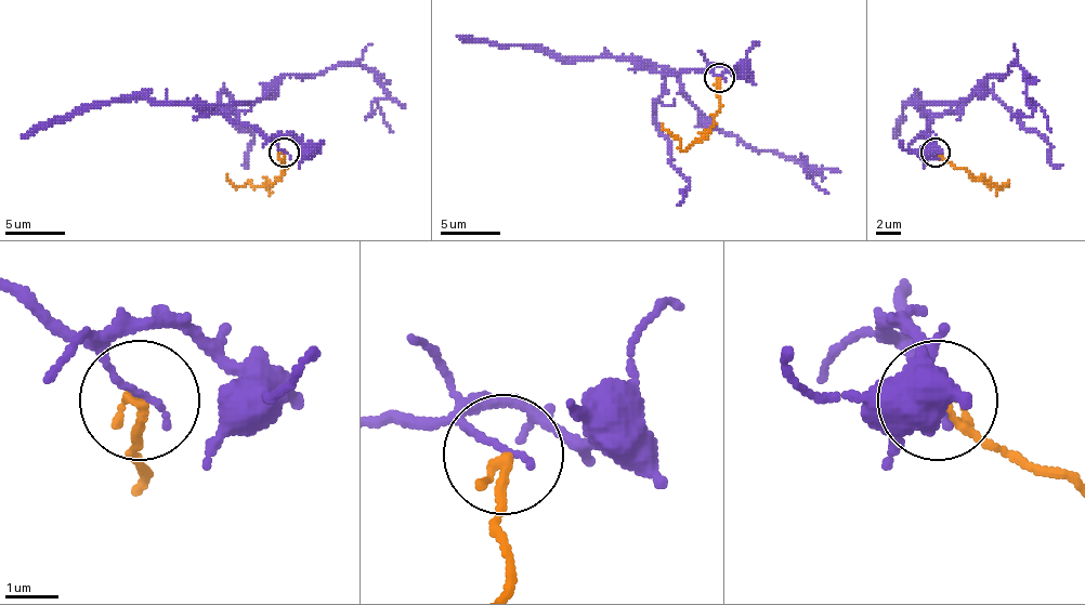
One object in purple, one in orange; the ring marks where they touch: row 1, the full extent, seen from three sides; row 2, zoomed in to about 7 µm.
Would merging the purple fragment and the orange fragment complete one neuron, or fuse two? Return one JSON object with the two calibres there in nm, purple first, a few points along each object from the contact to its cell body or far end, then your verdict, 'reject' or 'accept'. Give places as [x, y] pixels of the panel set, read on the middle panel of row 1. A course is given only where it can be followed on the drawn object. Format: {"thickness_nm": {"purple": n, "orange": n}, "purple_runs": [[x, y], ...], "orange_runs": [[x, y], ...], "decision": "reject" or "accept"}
{"thickness_nm": {"purple": 120, "orange": 200}, "purple_runs": [[719, 78], [707, 69], [659, 73], [650, 66], [671, 73], [722, 132], [822, 169], [813, 181], [828, 193]], "orange_runs": [[719, 78], [719, 112], [698, 139], [683, 150], [662, 123]], "decision": "reject"}

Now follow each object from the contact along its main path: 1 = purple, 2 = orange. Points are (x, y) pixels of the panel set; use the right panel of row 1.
1: (936, 153), (924, 107), (963, 102), (990, 75), (1017, 65), (1050, 132)
2: (936, 153), (996, 186), (1008, 183), (990, 186), (981, 174)

